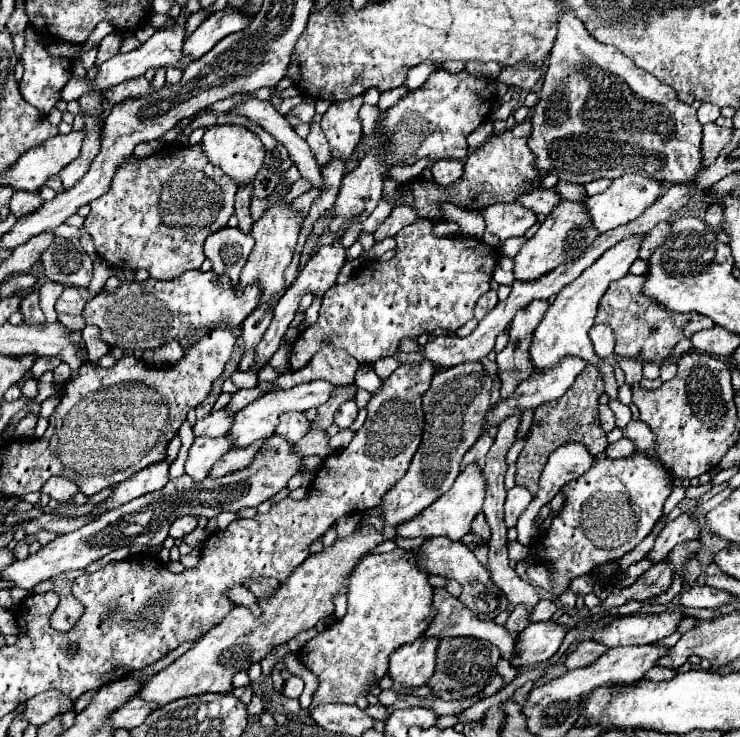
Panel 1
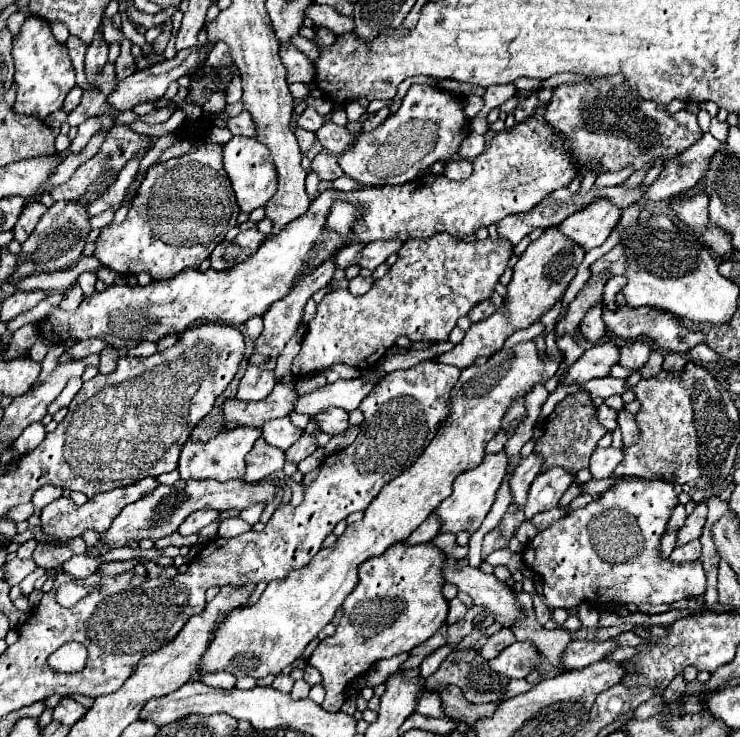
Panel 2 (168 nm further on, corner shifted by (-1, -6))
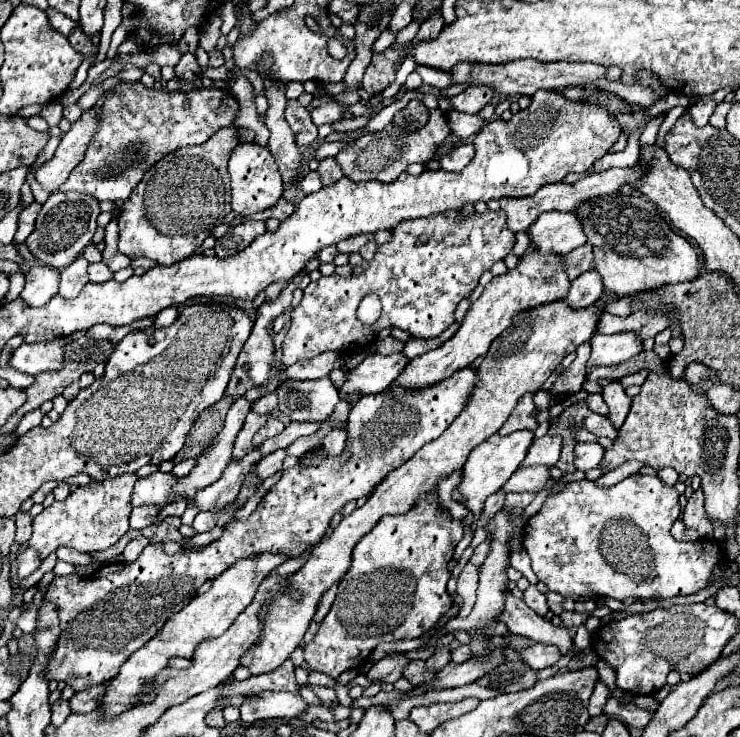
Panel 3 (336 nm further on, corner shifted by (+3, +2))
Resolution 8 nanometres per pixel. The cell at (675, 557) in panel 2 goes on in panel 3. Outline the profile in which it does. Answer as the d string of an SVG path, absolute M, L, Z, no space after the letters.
M676 519L676 523L672 525L672 537L676 541L696 541L698 539L698 531L686 527L682 519Z

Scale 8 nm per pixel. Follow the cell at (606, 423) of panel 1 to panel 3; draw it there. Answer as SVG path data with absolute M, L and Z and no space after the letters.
M600 393L588 395L586 405L588 405L590 411L594 411L594 413L598 413L598 415L608 415L608 407L606 407L606 403L602 401L602 395L600 395Z

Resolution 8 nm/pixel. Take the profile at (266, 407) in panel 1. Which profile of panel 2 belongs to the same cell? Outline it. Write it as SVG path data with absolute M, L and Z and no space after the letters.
M376 373L374 381L348 379L348 381L336 381L332 385L318 387L312 393L300 395L300 399L294 403L294 413L302 413L308 417L324 413L328 407L340 407L344 411L352 411L360 407L360 401L374 389L374 385L382 379L380 373Z

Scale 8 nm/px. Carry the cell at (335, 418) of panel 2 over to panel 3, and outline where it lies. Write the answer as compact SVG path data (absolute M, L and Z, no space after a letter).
M328 377L314 381L286 379L276 389L276 395L278 409L292 421L324 421L340 401L338 391Z

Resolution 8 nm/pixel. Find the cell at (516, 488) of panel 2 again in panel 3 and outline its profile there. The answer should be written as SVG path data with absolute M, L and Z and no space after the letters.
M544 435L542 439L534 439L534 443L528 449L526 459L522 461L522 467L538 465L540 461L552 467L560 457L560 449L562 449L562 437L558 435Z

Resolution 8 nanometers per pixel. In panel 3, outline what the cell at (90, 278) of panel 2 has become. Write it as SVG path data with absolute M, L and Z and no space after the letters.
M104 261L92 263L88 267L88 275L90 275L90 281L92 283L104 283L104 281L110 281L114 277L114 273L108 269L108 265Z

